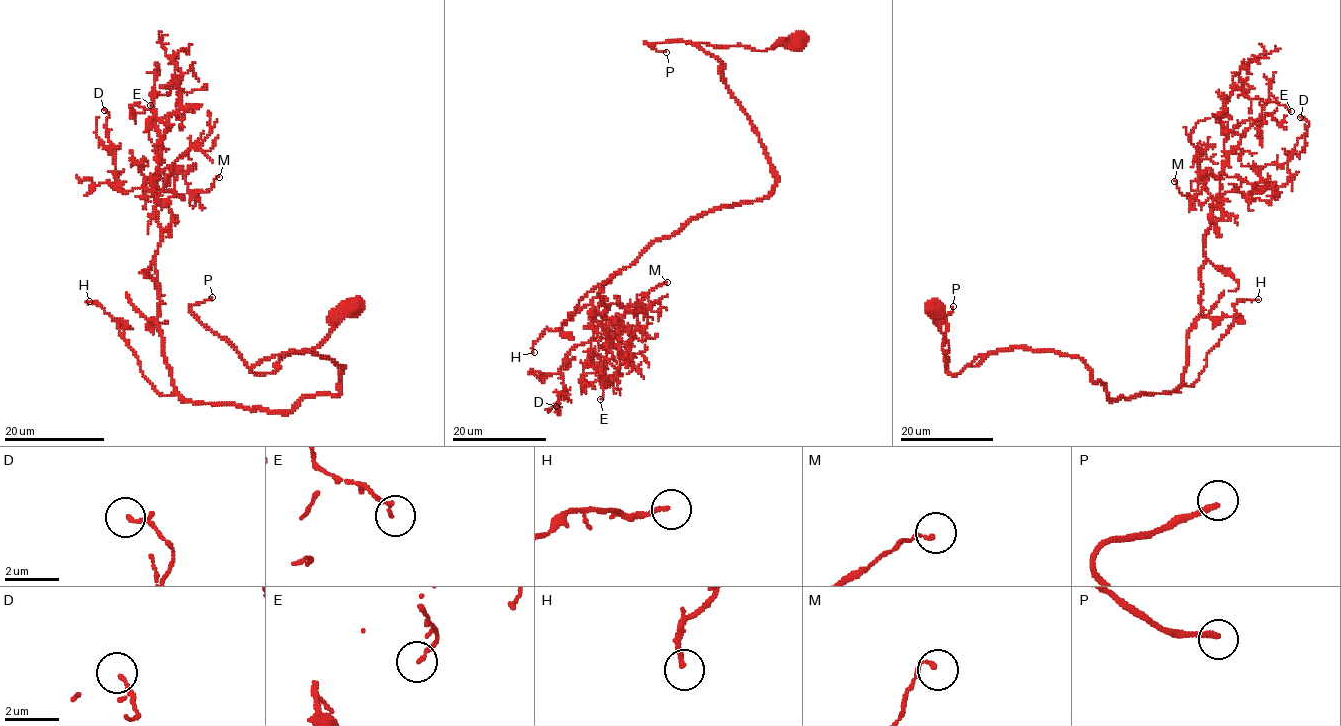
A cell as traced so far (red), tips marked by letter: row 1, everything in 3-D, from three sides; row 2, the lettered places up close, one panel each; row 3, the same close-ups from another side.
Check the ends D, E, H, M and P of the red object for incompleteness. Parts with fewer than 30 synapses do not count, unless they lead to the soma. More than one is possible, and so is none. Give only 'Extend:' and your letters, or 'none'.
Extend: H, P

